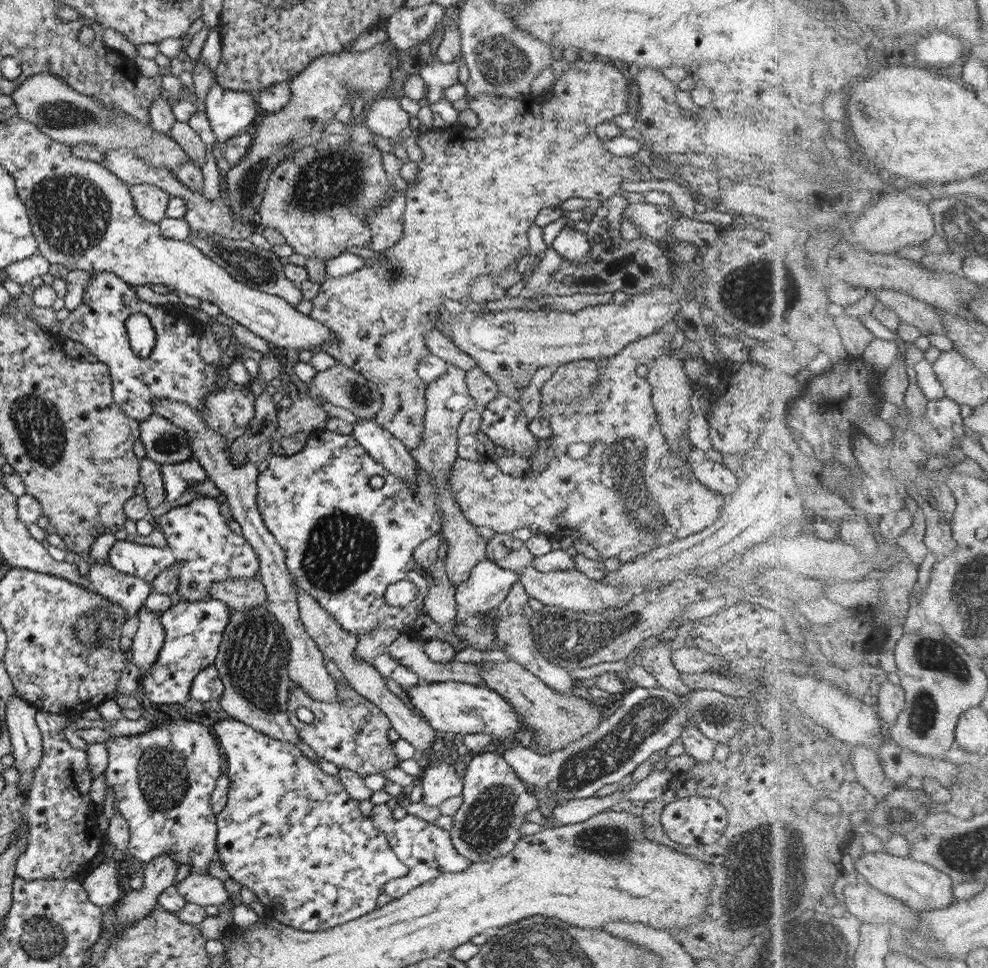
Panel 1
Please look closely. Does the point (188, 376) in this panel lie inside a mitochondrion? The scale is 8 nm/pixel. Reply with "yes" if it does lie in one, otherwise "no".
yes

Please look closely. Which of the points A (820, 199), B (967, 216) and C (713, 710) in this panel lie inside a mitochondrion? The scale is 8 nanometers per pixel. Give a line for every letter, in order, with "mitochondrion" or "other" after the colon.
A: other
B: mitochondrion
C: mitochondrion

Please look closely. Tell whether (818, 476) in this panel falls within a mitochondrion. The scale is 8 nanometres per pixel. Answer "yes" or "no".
no

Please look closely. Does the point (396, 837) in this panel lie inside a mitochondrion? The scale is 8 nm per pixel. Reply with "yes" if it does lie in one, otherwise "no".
no

